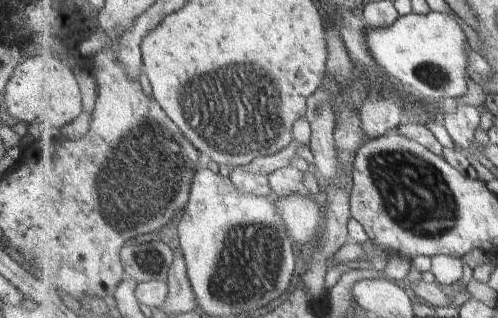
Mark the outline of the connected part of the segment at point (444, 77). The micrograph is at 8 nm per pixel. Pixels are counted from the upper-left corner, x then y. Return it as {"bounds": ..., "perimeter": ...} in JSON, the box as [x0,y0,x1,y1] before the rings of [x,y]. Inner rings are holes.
{"bounds":[366,11,470,101],"perimeter":[[[431,11],[426,15],[411,12],[399,17],[392,27],[386,29],[371,29],[366,25],[367,44],[375,60],[391,78],[415,88],[420,96],[439,101],[444,98],[459,99],[467,94],[467,80],[470,79],[469,40],[461,20],[453,12]]]}

